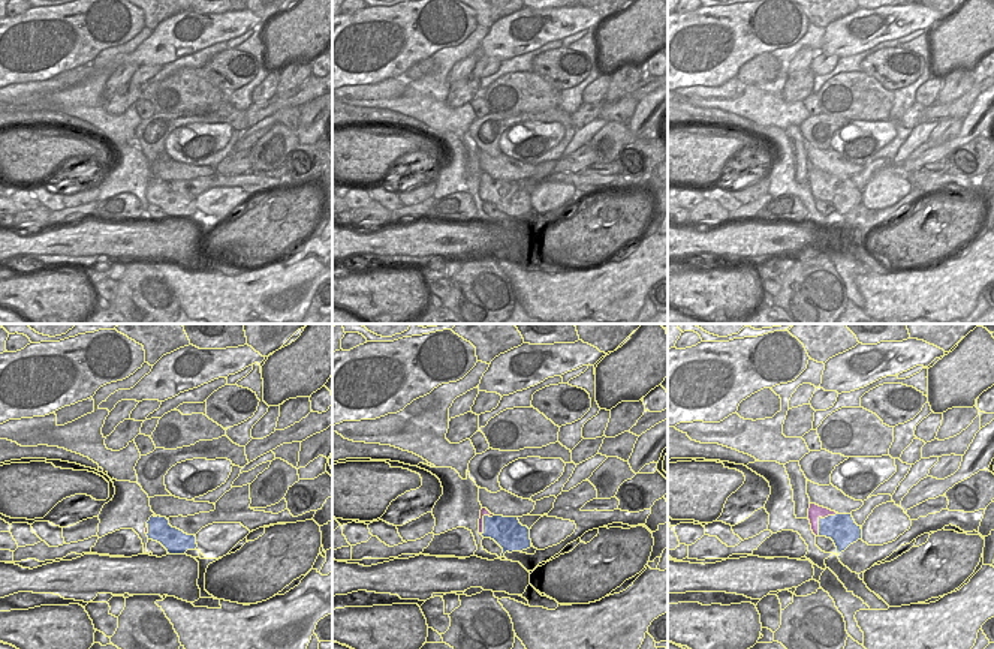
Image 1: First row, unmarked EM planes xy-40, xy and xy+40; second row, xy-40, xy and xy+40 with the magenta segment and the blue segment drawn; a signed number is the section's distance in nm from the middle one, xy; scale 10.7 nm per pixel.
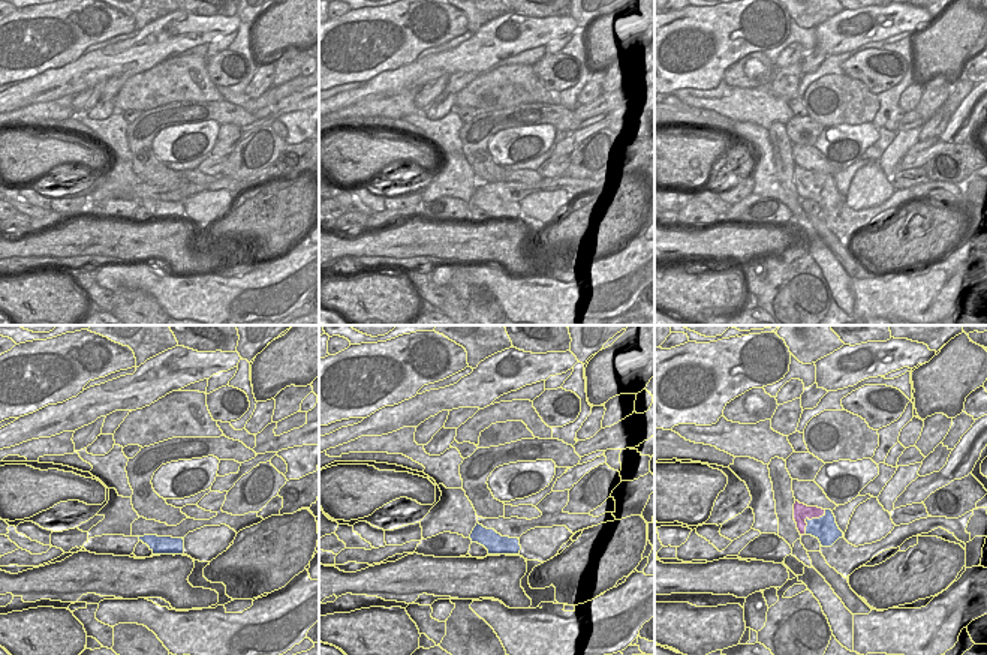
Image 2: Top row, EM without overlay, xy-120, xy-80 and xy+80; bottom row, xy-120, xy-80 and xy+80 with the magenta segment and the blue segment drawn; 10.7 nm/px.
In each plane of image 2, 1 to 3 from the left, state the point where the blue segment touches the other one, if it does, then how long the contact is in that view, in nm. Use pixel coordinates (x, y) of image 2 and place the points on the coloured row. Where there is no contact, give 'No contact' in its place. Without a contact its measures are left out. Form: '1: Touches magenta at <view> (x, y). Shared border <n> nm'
1: No contact
2: No contact
3: Touches magenta at xy+80 (809, 519). Shared border 360 nm.

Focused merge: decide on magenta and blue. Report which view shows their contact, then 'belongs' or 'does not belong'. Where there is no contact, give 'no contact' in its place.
meets magenta in xy+40; does not belong

